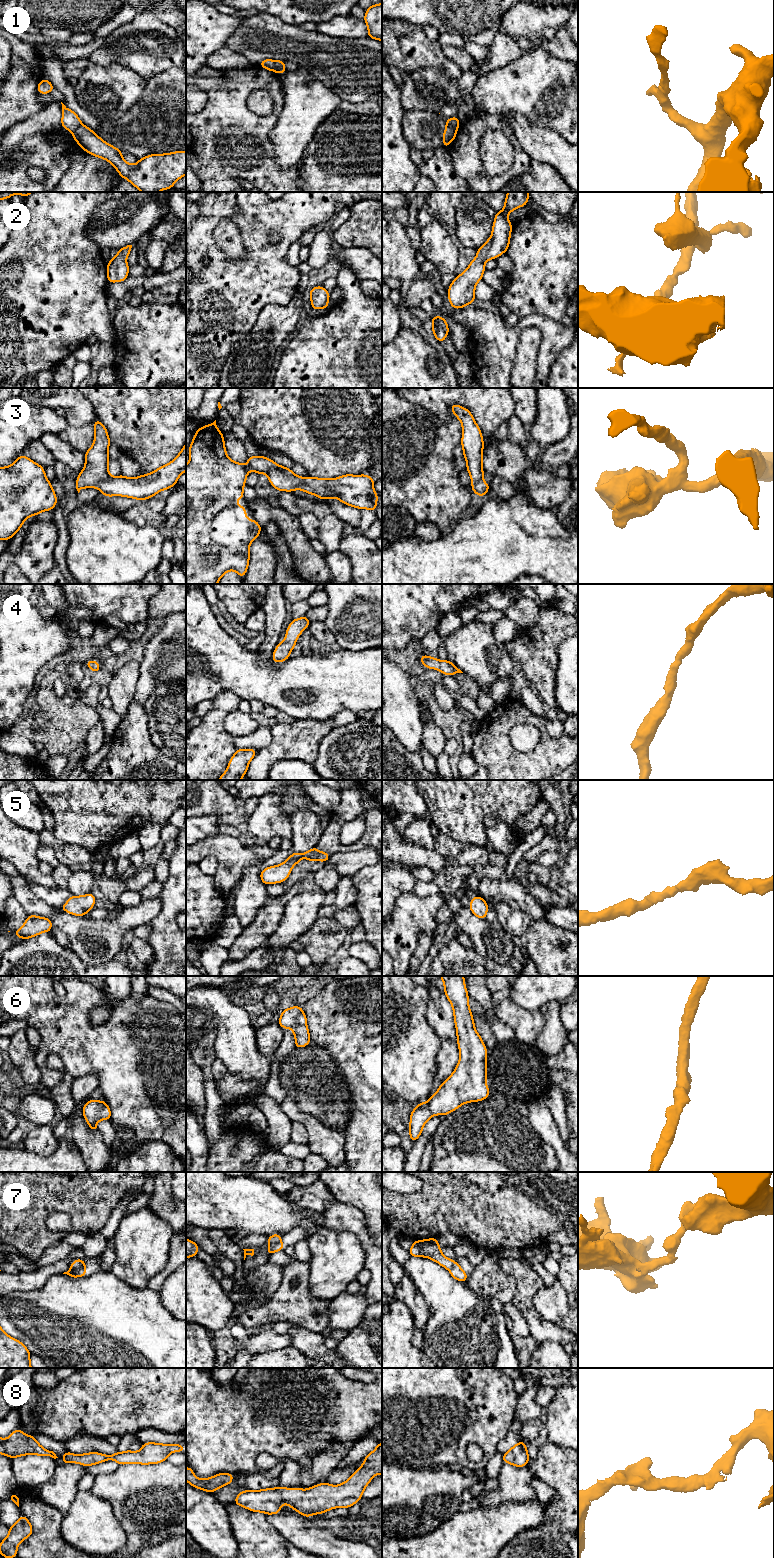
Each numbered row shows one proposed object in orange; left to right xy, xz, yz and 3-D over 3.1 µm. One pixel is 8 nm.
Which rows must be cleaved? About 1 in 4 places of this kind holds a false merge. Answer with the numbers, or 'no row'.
1, 7

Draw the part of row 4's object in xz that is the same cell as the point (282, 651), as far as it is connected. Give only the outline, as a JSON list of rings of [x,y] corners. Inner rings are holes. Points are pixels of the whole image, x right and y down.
[[[306,616],[291,621],[286,629],[285,640],[276,646],[272,654],[272,659],[275,663],[281,663],[290,657],[292,649],[297,645],[296,639],[310,623],[311,621]]]

